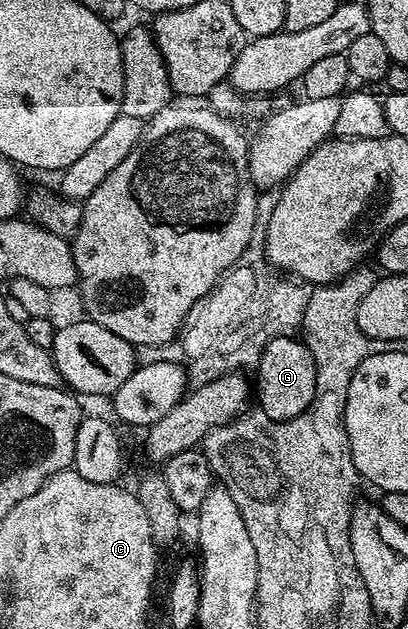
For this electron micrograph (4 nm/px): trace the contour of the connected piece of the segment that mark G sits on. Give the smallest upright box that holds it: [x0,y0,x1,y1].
[256,336,316,422]

